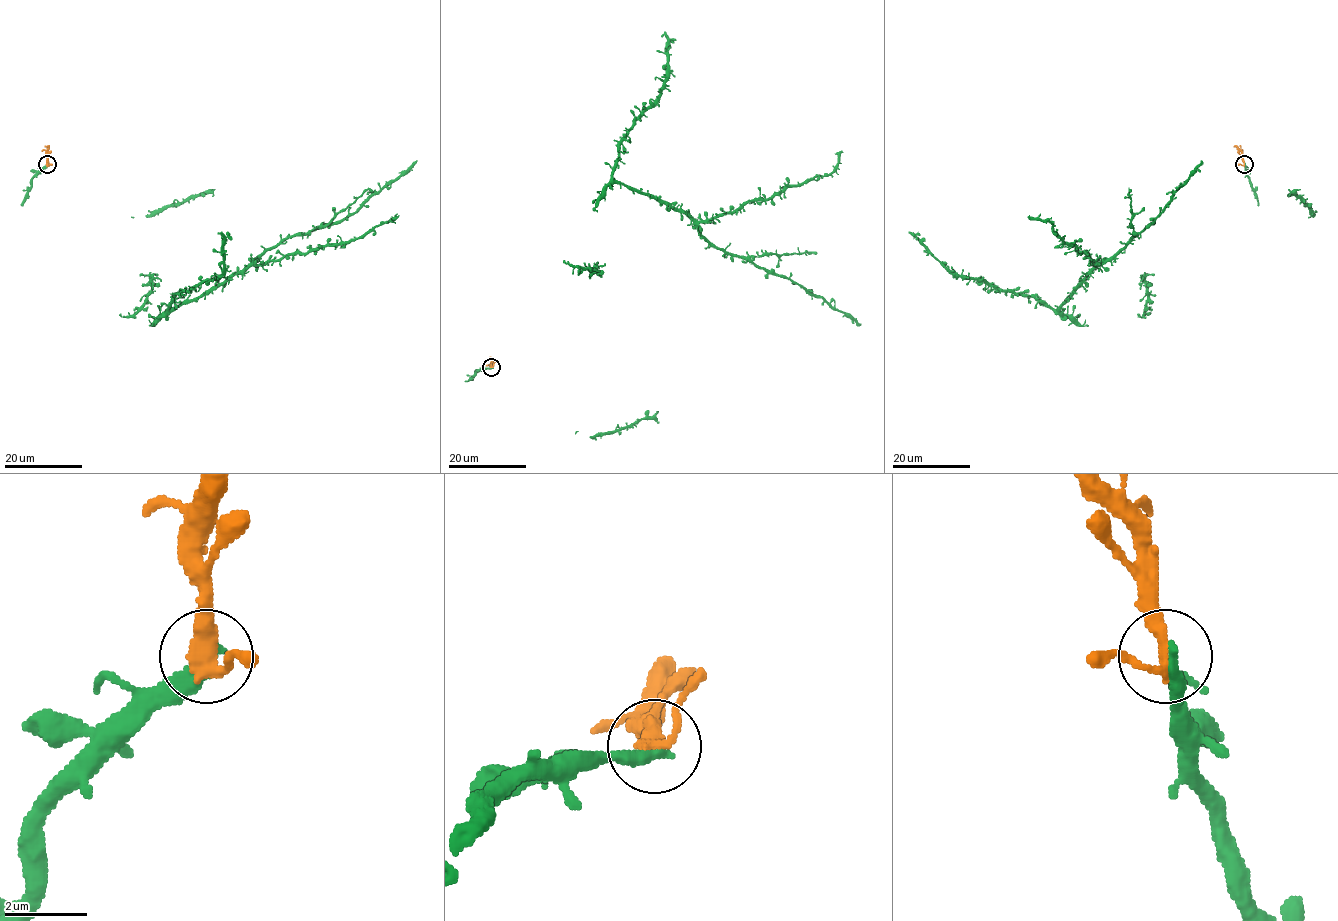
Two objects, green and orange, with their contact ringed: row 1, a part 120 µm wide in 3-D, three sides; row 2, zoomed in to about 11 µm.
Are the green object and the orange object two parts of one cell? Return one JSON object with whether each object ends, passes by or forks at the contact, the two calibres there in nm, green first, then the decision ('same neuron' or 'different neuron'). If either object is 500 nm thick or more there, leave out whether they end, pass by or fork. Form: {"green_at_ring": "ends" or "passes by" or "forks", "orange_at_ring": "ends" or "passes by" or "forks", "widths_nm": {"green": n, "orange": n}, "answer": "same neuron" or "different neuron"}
{"green_at_ring": "ends", "orange_at_ring": "passes by", "widths_nm": {"green": 400, "orange": 320}, "answer": "same neuron"}

